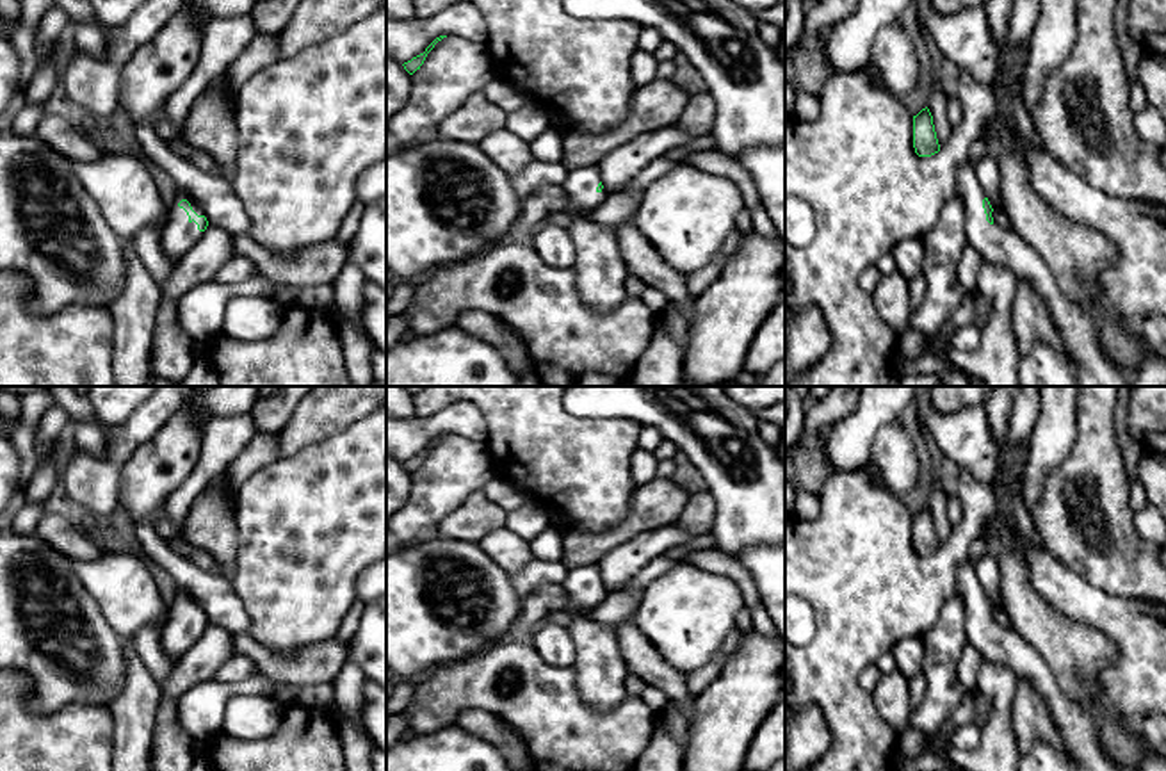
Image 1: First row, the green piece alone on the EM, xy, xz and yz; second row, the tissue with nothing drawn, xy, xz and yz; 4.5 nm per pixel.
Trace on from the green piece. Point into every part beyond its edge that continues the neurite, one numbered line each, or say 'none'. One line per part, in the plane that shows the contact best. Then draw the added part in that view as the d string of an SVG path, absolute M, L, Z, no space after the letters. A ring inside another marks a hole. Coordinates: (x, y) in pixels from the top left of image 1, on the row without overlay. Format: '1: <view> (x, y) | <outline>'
1: xy (178, 634) | M180 588L174 595L174 600L167 605L169 618L166 621L164 632L162 632L162 643L160 648L164 655L174 664L176 659L180 659L203 634L203 630L198 629L198 623L189 620L189 614L183 607L178 605L182 598L187 598L192 605L192 609L198 614L203 614L203 609L192 602Z

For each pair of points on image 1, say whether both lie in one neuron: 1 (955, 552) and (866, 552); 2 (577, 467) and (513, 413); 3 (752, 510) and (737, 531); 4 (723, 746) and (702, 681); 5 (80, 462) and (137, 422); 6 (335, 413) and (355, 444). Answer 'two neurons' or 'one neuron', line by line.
1: one neuron
2: one neuron
3: one neuron
4: two neurons
5: one neuron
6: two neurons

